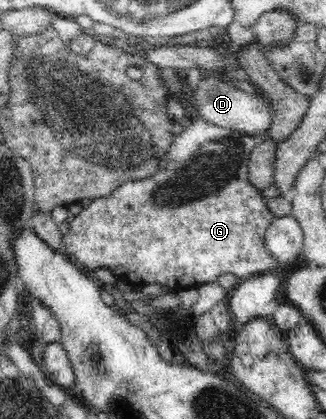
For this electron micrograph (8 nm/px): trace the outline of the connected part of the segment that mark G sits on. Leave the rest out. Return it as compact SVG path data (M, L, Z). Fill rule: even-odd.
M200 115L196 121L186 122L182 133L174 138L169 150L162 157L162 163L160 163L157 171L154 171L152 175L146 176L145 178L122 182L110 192L110 195L102 196L100 199L94 199L88 207L83 208L78 215L74 216L74 220L69 225L69 231L63 235L62 246L66 249L67 255L84 270L108 268L131 285L158 284L167 287L168 290L172 290L174 293L178 290L197 288L203 283L216 282L218 277L225 273L233 273L241 281L243 278L268 273L268 271L275 271L280 263L265 249L266 229L270 227L270 223L274 221L275 217L270 212L270 208L266 206L262 191L258 190L258 187L250 182L249 176L247 175L250 154L258 142L259 138L242 134L241 131L234 129L212 125L204 121Z

